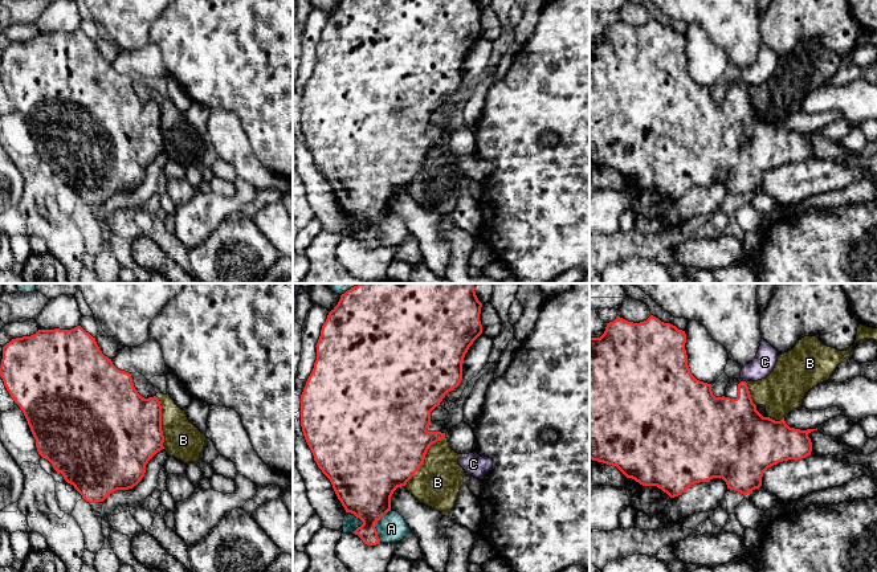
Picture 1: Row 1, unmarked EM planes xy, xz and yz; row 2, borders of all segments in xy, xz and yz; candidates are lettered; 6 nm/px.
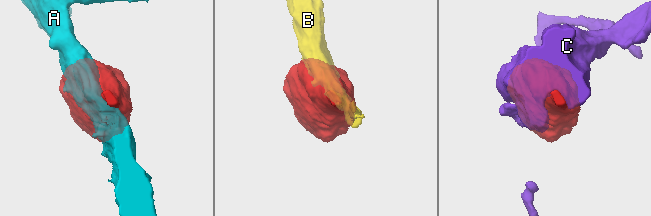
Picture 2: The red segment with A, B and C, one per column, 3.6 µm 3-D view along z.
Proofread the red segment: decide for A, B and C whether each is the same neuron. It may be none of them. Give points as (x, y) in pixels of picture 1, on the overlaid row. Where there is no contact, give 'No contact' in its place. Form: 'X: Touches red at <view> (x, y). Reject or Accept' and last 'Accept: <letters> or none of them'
A: Touches red at xz (374, 526). Reject
B: Touches red at xz (424, 457). Reject
C: Touches red at yz (745, 381). Reject
Accept: none of them

